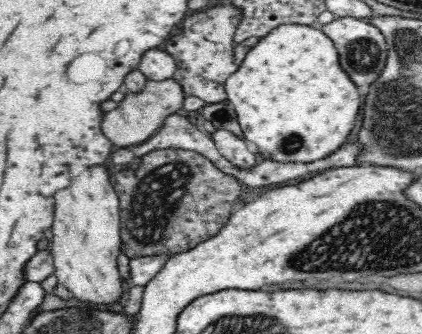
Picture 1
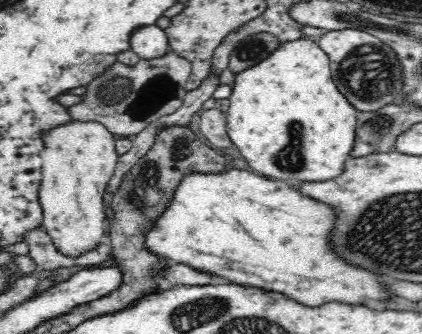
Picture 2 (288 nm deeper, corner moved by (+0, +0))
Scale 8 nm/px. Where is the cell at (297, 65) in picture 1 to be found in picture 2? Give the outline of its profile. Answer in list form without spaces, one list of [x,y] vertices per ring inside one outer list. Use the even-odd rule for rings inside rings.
[[[304,38],[280,44],[278,50],[274,50],[268,58],[236,76],[226,118],[228,136],[240,150],[248,166],[254,168],[260,176],[264,174],[268,178],[286,180],[292,186],[296,186],[294,182],[298,180],[324,182],[338,178],[344,172],[344,164],[346,160],[350,160],[350,152],[354,148],[356,110],[336,90],[330,76],[326,52],[320,48],[320,44]]]

